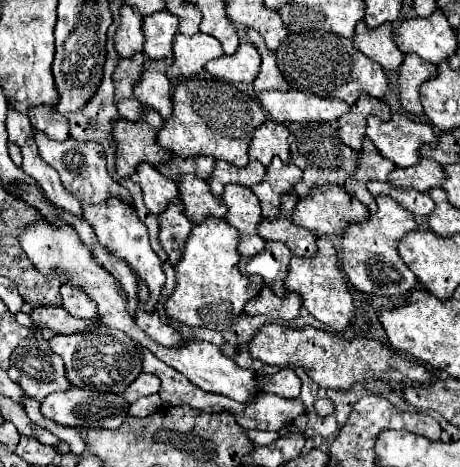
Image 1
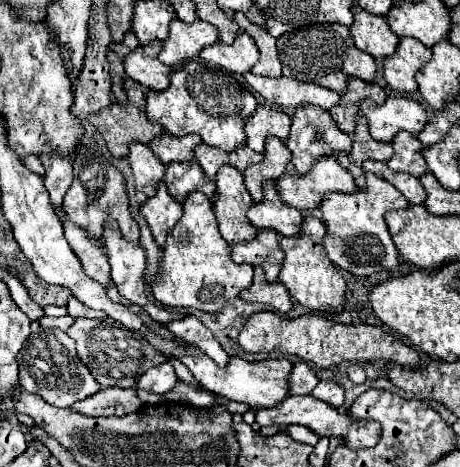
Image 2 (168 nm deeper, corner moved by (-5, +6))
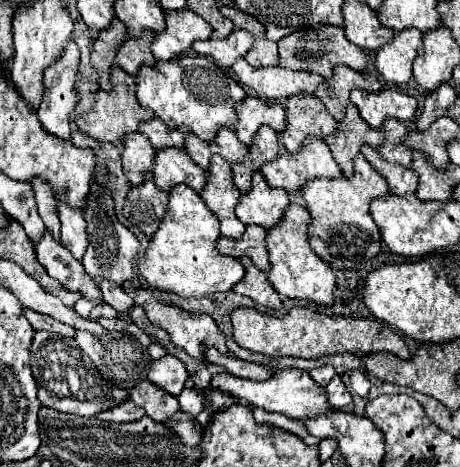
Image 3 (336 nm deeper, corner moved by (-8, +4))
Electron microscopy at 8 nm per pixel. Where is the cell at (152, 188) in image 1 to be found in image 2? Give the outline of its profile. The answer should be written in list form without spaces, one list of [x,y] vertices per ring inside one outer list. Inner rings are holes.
[[[135,142],[129,146],[129,164],[135,178],[135,188],[145,196],[153,196],[155,184],[163,180],[165,164],[149,150],[147,144]]]

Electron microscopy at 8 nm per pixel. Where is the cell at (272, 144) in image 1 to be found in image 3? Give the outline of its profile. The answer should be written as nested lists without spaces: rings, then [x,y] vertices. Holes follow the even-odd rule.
[[[248,96],[244,102],[236,106],[238,112],[238,126],[234,128],[240,142],[252,146],[252,138],[260,126],[270,126],[278,134],[286,130],[286,112],[278,102],[264,102],[260,98]]]

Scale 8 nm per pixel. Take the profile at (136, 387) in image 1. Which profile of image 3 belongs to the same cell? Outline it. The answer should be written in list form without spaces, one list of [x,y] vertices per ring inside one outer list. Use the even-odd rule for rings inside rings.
[[[170,354],[160,360],[154,360],[148,372],[148,380],[172,396],[178,396],[182,392],[186,376],[188,376],[186,366],[176,356]]]

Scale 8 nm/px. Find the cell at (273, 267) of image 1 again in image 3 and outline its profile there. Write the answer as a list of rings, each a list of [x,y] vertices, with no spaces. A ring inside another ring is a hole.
[[[246,226],[246,232],[238,240],[228,240],[228,238],[222,236],[218,240],[216,248],[224,256],[232,256],[232,258],[248,256],[260,270],[268,272],[270,258],[268,258],[268,252],[266,252],[268,250],[266,248],[266,230],[260,228],[260,226]]]

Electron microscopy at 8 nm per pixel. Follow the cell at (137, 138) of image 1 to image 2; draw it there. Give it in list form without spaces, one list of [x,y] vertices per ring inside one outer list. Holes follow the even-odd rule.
[[[125,78],[123,88],[125,88],[125,94],[127,94],[127,102],[123,102],[123,104],[111,102],[101,112],[89,114],[89,118],[87,118],[99,130],[103,140],[107,142],[107,148],[109,148],[113,158],[125,158],[129,154],[129,144],[131,142],[149,144],[149,140],[153,140],[155,136],[159,136],[163,132],[163,128],[159,128],[159,124],[151,122],[145,116],[145,90],[141,88],[141,84],[133,84],[133,88],[131,88],[131,78]]]

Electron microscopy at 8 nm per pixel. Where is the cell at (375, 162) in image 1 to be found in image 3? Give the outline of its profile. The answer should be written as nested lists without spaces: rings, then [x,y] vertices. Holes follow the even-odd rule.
[[[350,104],[344,122],[338,124],[338,134],[324,138],[324,142],[330,146],[344,176],[350,178],[354,174],[354,156],[360,152],[360,146],[368,144],[372,148],[378,148],[382,146],[382,138],[382,130],[372,130],[370,126],[366,126],[356,106]]]

